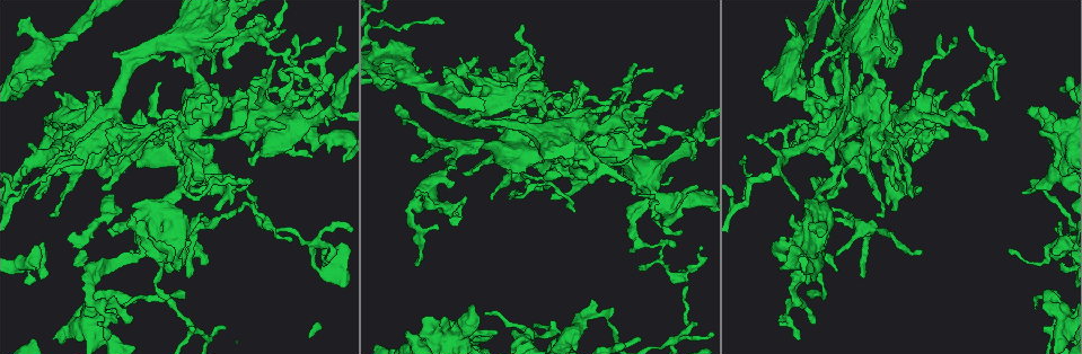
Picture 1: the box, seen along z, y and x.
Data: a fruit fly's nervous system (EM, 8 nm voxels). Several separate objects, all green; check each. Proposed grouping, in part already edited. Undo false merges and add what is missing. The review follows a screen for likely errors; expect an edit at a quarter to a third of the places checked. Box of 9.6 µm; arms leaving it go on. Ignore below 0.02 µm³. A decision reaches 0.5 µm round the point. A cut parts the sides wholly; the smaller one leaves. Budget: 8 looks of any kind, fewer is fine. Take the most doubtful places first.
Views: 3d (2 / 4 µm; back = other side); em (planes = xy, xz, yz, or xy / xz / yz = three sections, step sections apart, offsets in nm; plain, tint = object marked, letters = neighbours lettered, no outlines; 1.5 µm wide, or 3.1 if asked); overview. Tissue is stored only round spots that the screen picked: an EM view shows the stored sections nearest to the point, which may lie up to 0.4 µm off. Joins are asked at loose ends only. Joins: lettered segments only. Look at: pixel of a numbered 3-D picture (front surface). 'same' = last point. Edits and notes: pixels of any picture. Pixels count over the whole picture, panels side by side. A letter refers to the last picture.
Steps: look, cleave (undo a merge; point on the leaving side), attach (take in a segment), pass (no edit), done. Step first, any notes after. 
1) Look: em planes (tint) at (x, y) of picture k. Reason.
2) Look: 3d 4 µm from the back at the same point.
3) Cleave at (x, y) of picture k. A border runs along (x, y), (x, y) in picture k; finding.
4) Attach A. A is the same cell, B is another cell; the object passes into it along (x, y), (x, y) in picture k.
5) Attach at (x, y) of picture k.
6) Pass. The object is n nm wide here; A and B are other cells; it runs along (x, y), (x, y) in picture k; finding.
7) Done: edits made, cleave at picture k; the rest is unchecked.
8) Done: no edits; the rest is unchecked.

Look: em planes (letters) at (181, 267) of picture 1. Thick end.

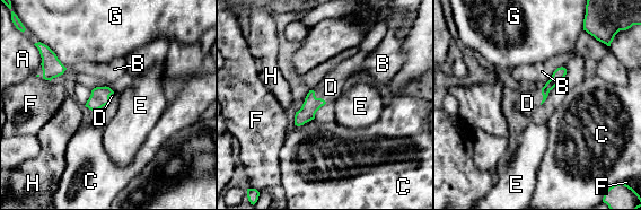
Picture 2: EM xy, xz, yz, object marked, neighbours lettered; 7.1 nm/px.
Attach D. D is the same cell, A, B, C, E, F, G and H are other cells; the object passes into it along (312, 104), (318, 98), (331, 87) in picture 2; it goes on there.

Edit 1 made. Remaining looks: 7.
Look: 3d 2 µm at (470, 123) of picture 1. Two arms in line, one across.

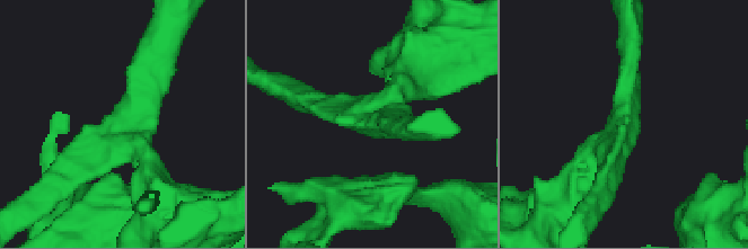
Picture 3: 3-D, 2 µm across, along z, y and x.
Look: em planes (letters) at (125, 119) of picture 3. 3 arms meet here; the arms are 190, 200, 280 nm wide; now the EM.

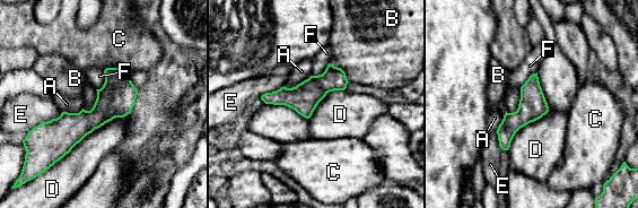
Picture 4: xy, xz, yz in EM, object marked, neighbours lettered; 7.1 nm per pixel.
Pass. The longest contact is with D, 600 nm; A, B, C, D, E and F are other cells; one neuron here.

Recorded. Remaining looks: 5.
Look: em xz step 4 (tint) at (1044, 177) of picture 1. Calibre changes.

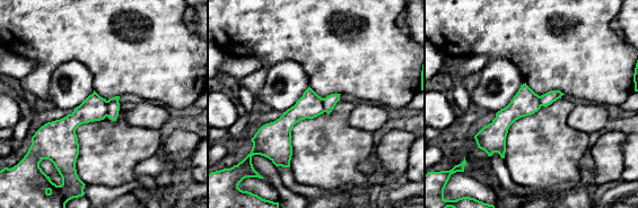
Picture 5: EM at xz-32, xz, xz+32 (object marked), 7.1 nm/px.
Look: em planes (letters) at the same point.

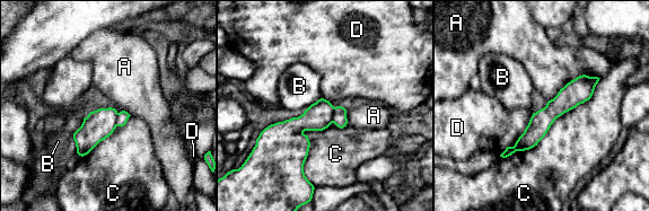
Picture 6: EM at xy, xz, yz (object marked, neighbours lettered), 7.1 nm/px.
Cleave at (340, 113) of picture 6. A, B, C and D are other cells; two neurons meet here.

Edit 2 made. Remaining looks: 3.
Done: edits made, attach at picture 2, cleave at picture 6; the rest is unchecked.

